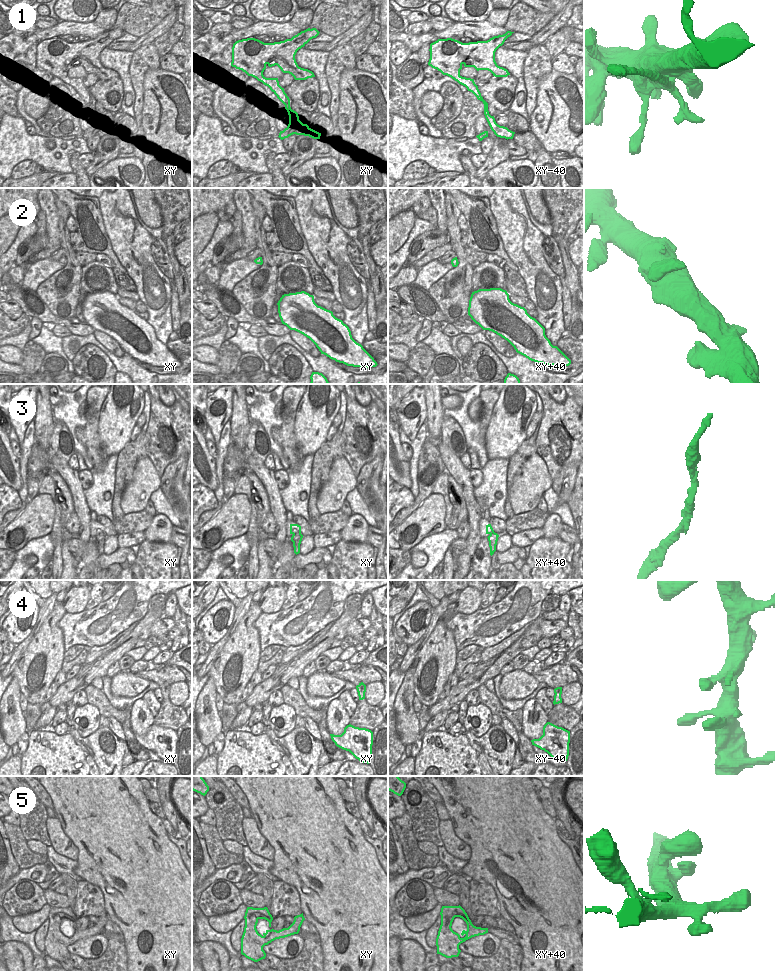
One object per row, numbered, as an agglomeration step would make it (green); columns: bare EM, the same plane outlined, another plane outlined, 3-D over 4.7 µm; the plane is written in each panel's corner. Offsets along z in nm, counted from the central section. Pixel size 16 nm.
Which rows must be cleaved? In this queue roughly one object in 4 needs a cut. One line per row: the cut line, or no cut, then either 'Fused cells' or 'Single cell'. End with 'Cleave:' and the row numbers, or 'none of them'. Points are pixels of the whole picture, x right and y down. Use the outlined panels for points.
1: No split. Single cell
2: No split. Single cell
3: No split. Single cell
4: No split. Single cell
5: No split. Single cell
Cleave: none of them.

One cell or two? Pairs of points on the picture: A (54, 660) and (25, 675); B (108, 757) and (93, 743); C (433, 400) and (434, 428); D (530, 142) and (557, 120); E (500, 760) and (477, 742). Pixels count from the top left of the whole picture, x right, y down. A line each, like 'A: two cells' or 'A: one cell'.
A: one cell
B: one cell
C: one cell
D: two cells
E: one cell

